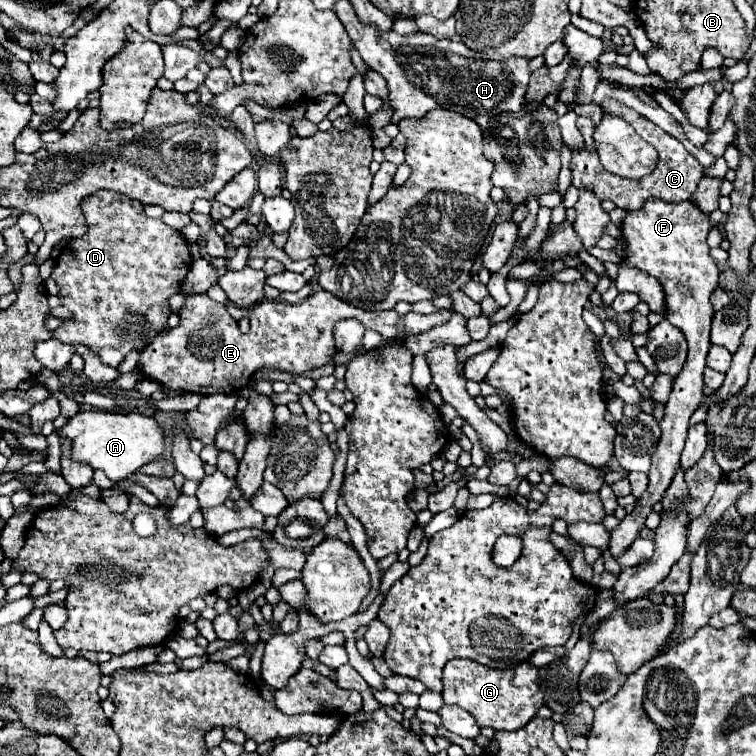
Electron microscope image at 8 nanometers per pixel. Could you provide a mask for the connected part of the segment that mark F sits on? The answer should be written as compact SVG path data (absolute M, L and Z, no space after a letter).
M650 198L642 210L628 212L622 222L622 234L628 250L628 256L624 262L660 280L666 292L666 320L684 332L688 340L688 360L682 372L674 380L670 402L666 404L666 416L660 422L662 436L652 458L652 468L648 472L650 476L648 490L644 492L644 496L638 498L636 510L630 512L610 536L610 554L614 558L624 554L630 548L630 544L640 536L640 530L644 528L648 514L638 514L638 510L644 508L644 512L648 512L652 504L662 500L666 488L670 486L674 472L680 464L680 452L684 448L688 420L692 412L700 406L704 396L702 372L706 368L706 354L710 350L710 322L714 314L710 296L718 286L718 268L716 268L716 262L710 258L708 254L710 248L706 244L706 234L710 228L712 228L712 222L708 214L704 214L690 200L670 204L670 202Z

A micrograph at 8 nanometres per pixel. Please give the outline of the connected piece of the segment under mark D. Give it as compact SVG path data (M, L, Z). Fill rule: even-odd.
M96 192L82 202L84 216L88 220L88 232L80 238L70 240L56 260L52 278L60 286L62 306L72 310L74 320L64 320L60 328L54 330L54 338L68 344L86 344L96 352L104 364L118 366L128 352L142 350L148 346L156 334L166 326L170 316L168 298L180 292L186 278L192 256L188 242L176 228L170 228L162 220L152 220L142 214L142 204L126 198L118 192Z

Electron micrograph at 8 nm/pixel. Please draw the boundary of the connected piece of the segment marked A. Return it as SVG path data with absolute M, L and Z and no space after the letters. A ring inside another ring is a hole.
M82 410L70 418L60 434L74 438L72 456L80 462L100 468L116 484L134 474L144 464L156 460L164 452L164 434L154 416L140 412L104 412L104 410Z

